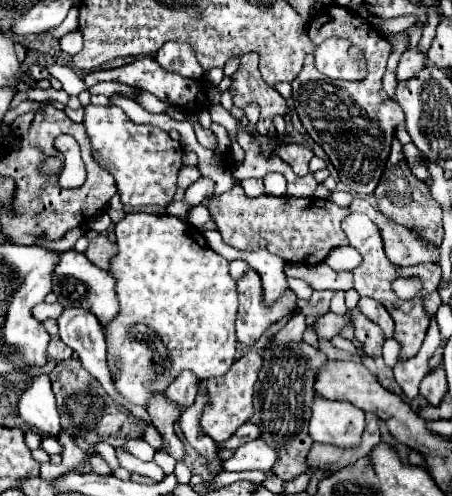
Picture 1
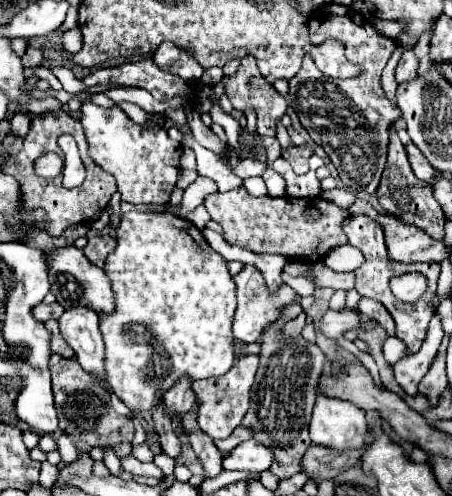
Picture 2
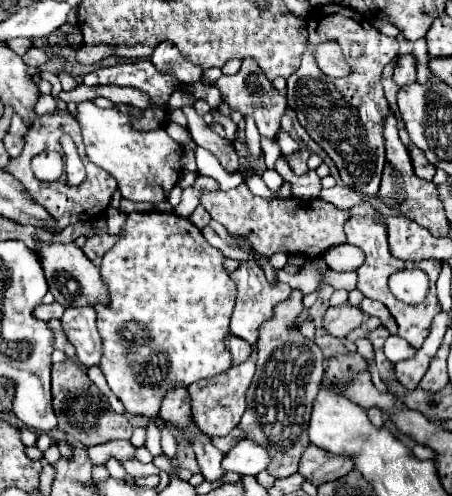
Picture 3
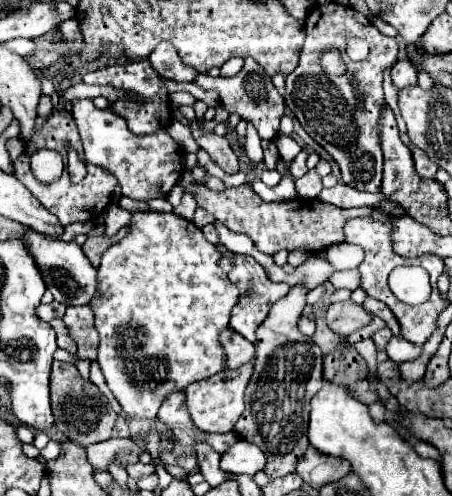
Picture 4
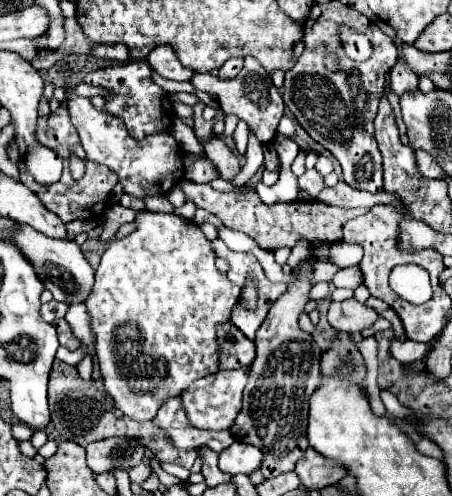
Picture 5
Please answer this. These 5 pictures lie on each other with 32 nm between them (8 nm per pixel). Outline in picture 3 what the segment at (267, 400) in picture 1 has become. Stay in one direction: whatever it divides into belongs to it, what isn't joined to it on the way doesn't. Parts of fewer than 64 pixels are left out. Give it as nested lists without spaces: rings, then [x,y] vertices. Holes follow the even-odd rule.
[[[292,290],[290,298],[276,304],[274,316],[266,320],[258,330],[256,342],[256,374],[254,382],[246,392],[246,412],[238,428],[246,438],[254,440],[270,454],[266,468],[274,478],[286,478],[298,470],[300,456],[308,448],[308,420],[312,412],[312,400],[324,382],[324,354],[308,338],[304,338],[294,326],[304,304],[304,294]]]

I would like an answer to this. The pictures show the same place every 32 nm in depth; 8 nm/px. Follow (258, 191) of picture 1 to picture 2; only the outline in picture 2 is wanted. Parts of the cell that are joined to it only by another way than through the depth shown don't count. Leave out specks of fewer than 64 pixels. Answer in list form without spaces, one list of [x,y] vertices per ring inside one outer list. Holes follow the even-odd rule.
[[[256,176],[256,178],[246,178],[242,184],[244,184],[244,188],[246,188],[252,196],[270,196],[270,194],[268,194],[268,188],[266,188],[266,184],[264,184],[264,180],[262,180],[260,176]]]

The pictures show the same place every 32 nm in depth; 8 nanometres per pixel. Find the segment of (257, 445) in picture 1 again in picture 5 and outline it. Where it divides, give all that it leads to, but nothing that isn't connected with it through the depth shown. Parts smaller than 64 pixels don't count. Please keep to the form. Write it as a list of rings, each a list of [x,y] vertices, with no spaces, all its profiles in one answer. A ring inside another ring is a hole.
[[[234,442],[218,454],[218,468],[226,474],[250,474],[260,468],[262,452],[250,444]]]

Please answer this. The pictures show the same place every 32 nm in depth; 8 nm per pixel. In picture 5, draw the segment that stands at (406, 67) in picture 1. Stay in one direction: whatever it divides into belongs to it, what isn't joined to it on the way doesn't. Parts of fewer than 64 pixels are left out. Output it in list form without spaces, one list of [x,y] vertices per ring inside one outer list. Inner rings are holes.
[[[396,62],[390,70],[390,88],[396,96],[402,96],[406,92],[414,92],[418,88],[418,76],[414,72],[408,72],[404,64]]]

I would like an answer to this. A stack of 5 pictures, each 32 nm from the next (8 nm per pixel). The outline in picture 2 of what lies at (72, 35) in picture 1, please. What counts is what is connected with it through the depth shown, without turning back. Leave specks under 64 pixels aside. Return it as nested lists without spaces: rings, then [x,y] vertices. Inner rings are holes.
[[[79,27],[73,28],[63,34],[62,47],[71,47],[71,53],[76,54],[83,46],[83,37]]]

